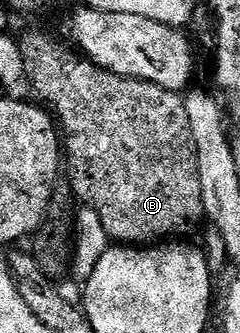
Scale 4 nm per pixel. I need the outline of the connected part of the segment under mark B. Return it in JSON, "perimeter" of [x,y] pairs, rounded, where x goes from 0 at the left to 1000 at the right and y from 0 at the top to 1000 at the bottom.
{"perimeter":[[[125,102],[108,117],[88,117],[83,135],[100,204],[108,207],[104,243],[117,252],[125,246],[129,264],[179,294],[171,303],[217,333],[221,351],[250,381],[250,402],[267,417],[267,523],[271,532],[275,523],[292,532],[283,556],[304,592],[313,598],[321,592],[346,595],[358,604],[346,610],[371,628],[396,631],[417,649],[417,673],[433,673],[433,697],[463,730],[592,745],[613,733],[671,730],[713,709],[775,709],[758,703],[783,700],[825,664],[838,661],[842,667],[850,646],[838,613],[833,529],[821,526],[821,450],[808,441],[800,396],[788,390],[783,336],[771,333],[771,291],[738,270],[688,270],[679,258],[654,258],[629,246],[592,246],[575,234],[521,234],[467,219],[458,210],[417,204],[371,180],[346,180],[271,123],[258,126],[238,126],[233,117],[204,114],[192,102]]]}

